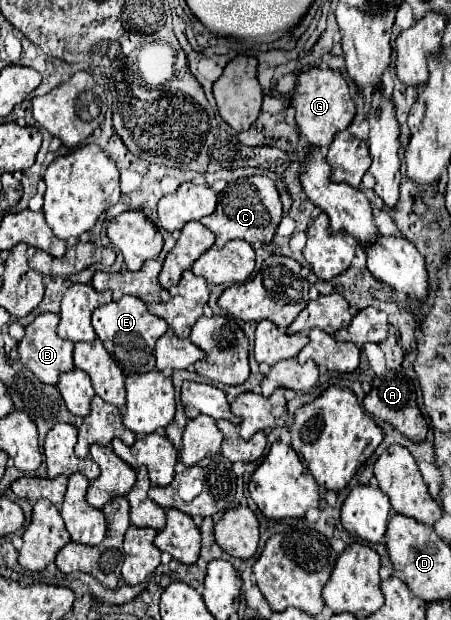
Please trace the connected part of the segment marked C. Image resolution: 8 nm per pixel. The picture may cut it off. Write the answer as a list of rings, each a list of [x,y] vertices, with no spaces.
[[[248,176],[232,182],[218,198],[218,208],[210,216],[204,216],[200,222],[210,228],[216,236],[216,246],[222,248],[234,238],[242,238],[250,244],[254,242],[272,242],[274,232],[282,218],[282,202],[274,182],[266,176]]]

